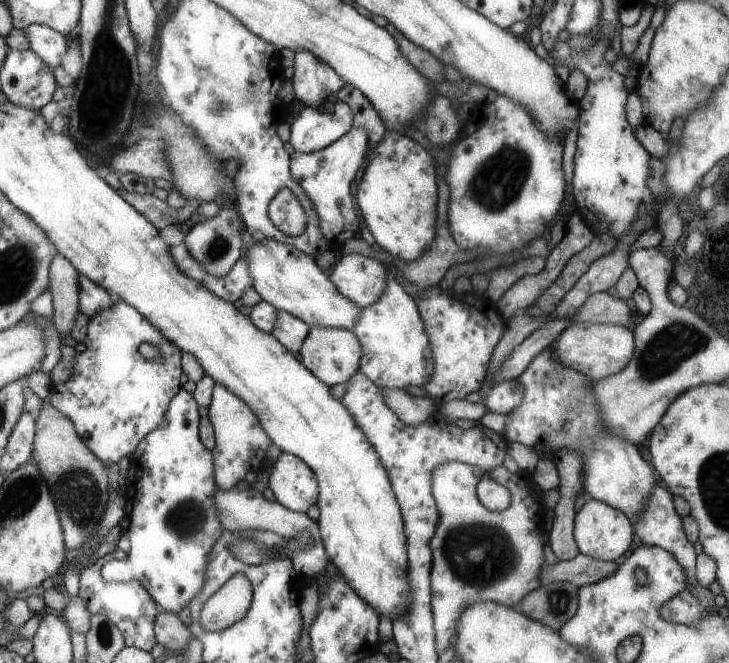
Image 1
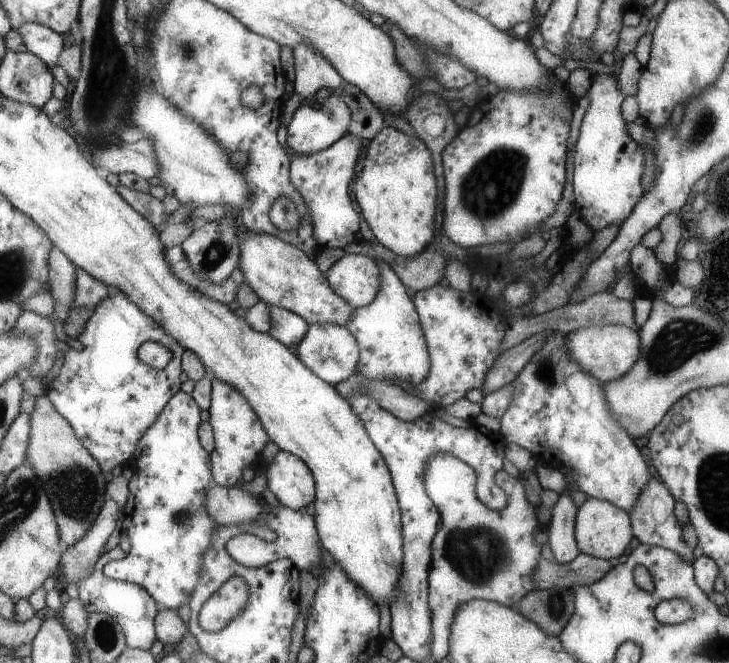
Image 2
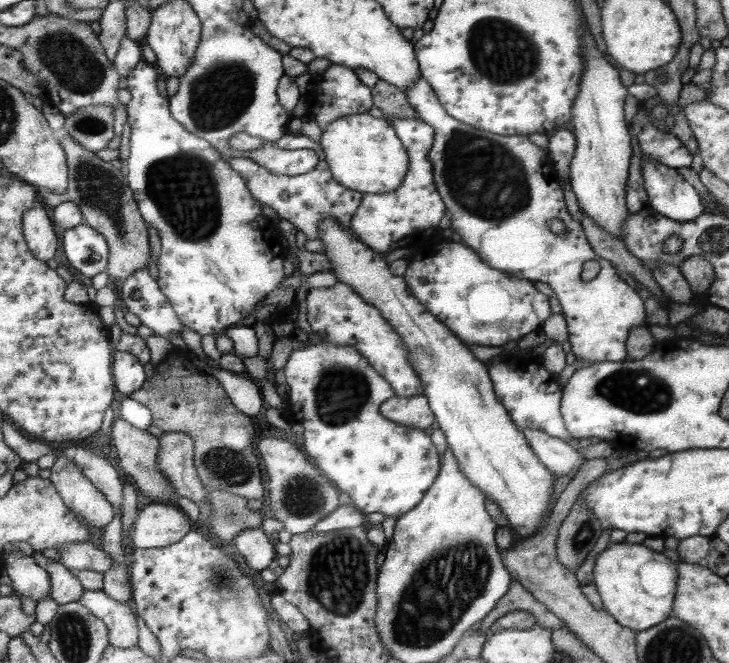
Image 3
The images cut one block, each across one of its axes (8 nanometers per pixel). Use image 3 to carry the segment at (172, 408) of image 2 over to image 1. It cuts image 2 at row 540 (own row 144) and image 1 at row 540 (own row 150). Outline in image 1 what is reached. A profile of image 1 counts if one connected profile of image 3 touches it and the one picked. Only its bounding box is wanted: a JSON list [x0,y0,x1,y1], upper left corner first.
[103,390,225,614]

